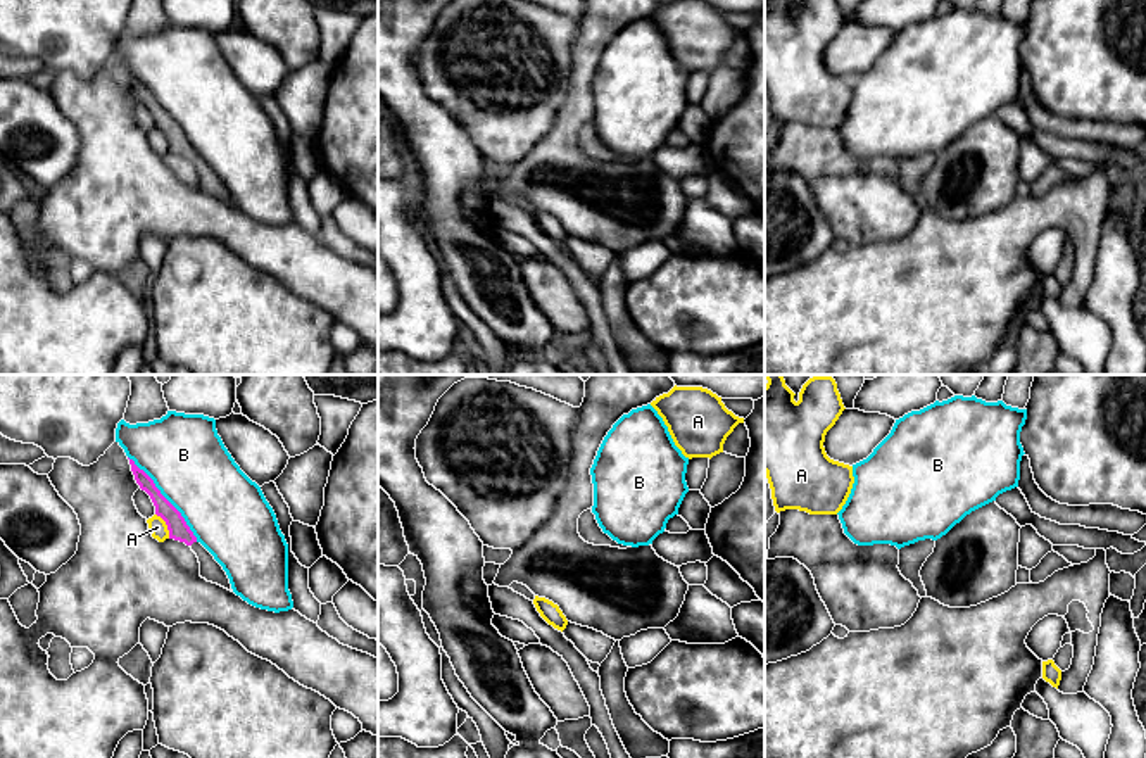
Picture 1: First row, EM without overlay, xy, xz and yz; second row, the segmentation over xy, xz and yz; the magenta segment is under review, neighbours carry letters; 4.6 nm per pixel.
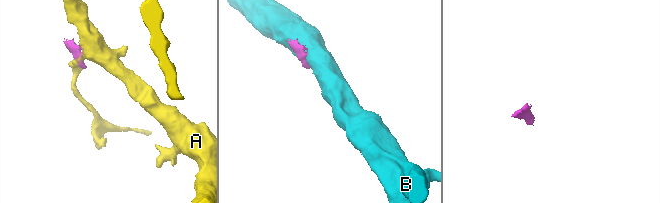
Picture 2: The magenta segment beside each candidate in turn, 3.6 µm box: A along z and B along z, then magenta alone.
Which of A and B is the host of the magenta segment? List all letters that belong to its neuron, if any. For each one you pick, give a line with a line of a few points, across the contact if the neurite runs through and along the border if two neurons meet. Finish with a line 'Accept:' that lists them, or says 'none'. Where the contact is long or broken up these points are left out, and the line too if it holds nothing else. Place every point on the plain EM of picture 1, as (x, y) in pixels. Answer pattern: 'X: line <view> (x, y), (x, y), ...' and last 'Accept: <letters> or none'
Accept: none

